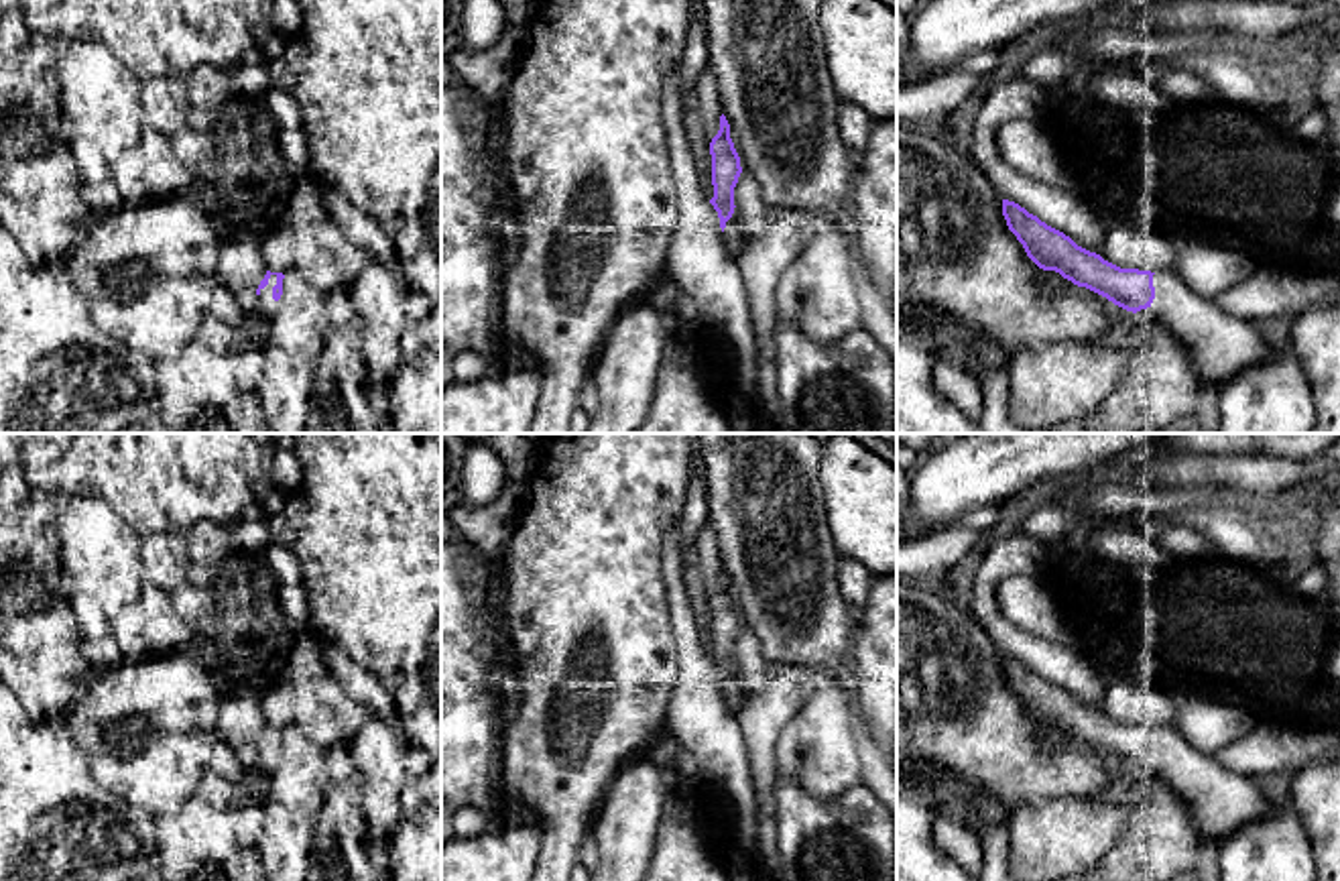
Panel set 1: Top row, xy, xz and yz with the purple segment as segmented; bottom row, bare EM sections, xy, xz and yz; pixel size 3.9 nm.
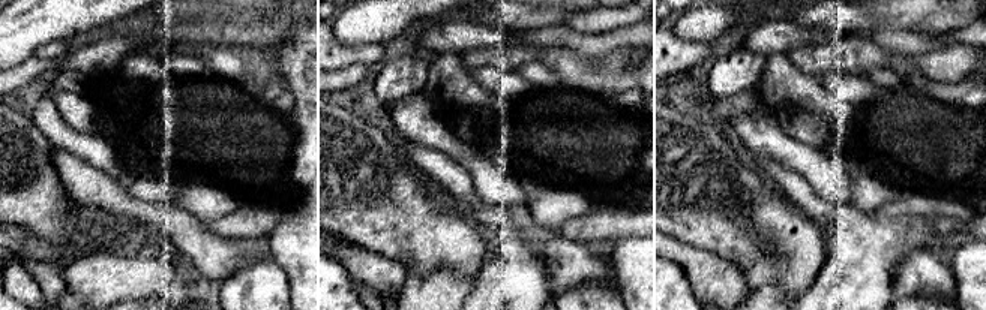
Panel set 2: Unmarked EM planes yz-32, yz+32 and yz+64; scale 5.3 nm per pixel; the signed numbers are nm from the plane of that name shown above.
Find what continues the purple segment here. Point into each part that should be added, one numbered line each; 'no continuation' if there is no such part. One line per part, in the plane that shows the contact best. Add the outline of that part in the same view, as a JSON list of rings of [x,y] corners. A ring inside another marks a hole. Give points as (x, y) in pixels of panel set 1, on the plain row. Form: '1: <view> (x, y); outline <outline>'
1: xy (265, 759); outline [[[270,730],[268,741],[260,745],[260,751],[256,755],[256,771],[262,775],[268,775],[277,763],[277,757],[272,755],[275,741],[277,741],[277,730]]]

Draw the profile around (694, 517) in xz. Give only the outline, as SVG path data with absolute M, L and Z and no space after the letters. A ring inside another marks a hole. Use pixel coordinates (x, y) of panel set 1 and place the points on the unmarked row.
M693 472L687 484L687 498L683 513L677 523L679 549L685 551L695 547L699 529L708 523L708 488L702 472Z

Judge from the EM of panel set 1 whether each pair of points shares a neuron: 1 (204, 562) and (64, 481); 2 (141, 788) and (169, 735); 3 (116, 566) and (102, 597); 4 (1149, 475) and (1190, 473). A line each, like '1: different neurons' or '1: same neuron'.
1: different neurons
2: same neuron
3: same neuron
4: same neuron

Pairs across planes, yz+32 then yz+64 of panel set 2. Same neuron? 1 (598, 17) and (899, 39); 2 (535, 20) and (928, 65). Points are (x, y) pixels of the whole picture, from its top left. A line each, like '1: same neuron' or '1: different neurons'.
1: same neuron
2: different neurons

